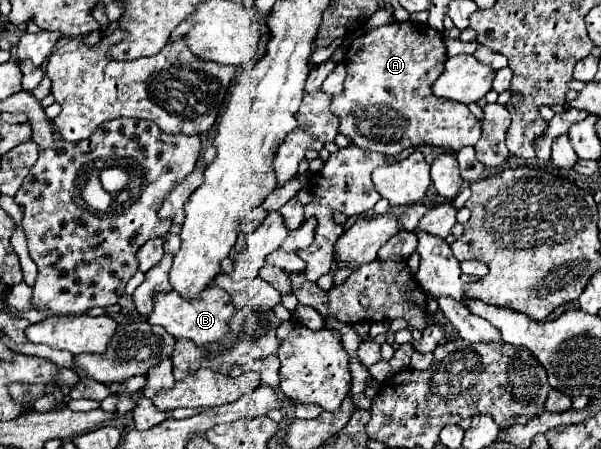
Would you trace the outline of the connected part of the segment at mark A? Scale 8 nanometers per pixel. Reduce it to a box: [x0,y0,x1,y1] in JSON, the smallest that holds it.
[332,22,482,156]

